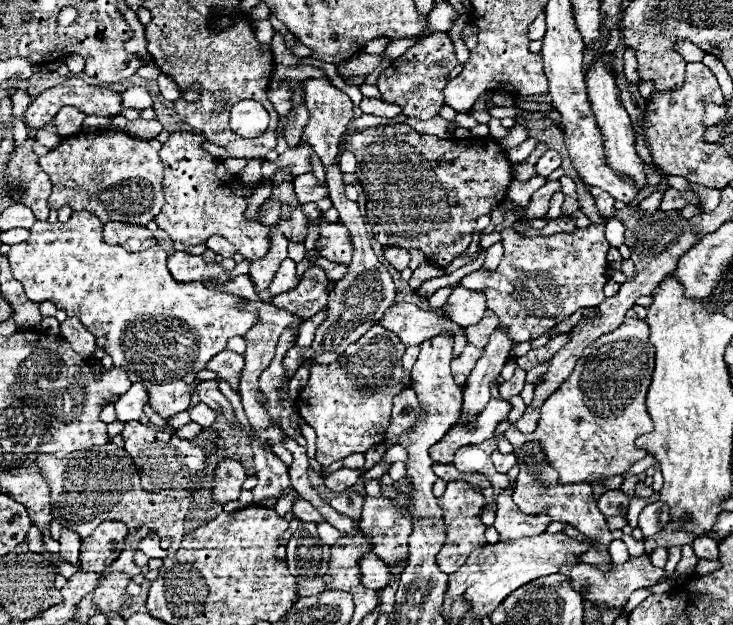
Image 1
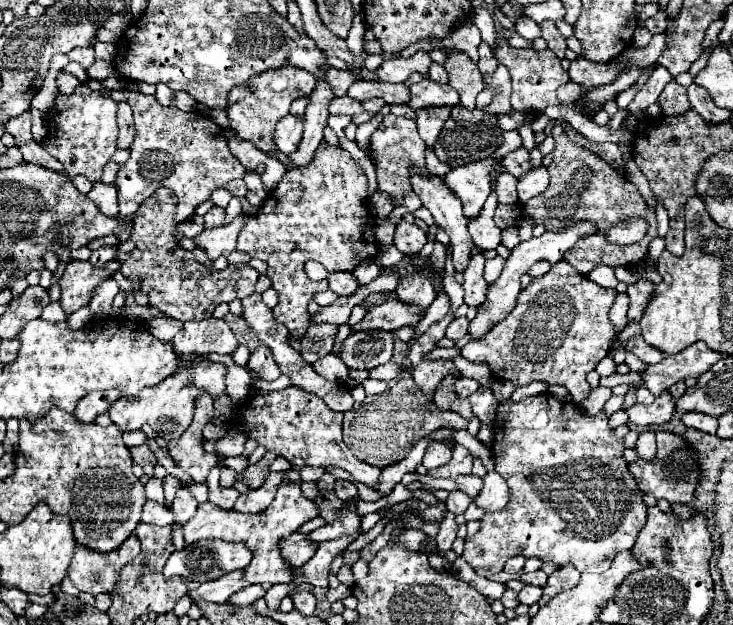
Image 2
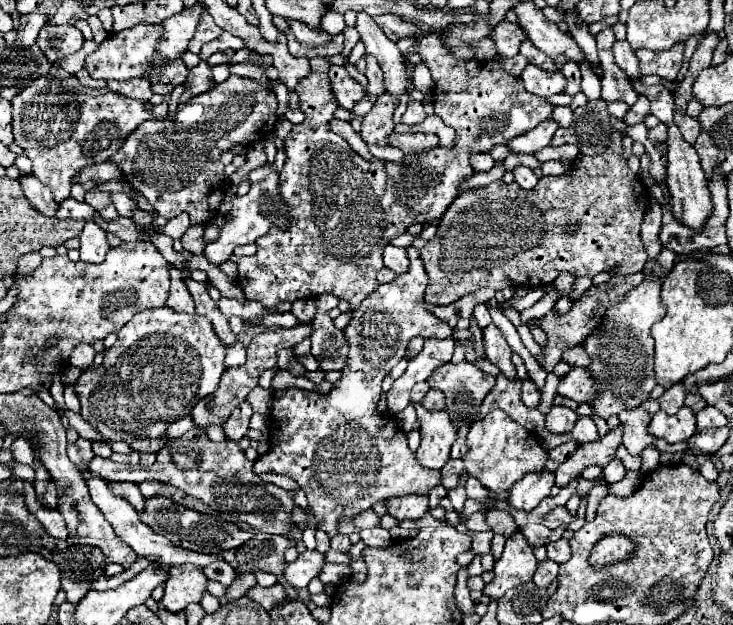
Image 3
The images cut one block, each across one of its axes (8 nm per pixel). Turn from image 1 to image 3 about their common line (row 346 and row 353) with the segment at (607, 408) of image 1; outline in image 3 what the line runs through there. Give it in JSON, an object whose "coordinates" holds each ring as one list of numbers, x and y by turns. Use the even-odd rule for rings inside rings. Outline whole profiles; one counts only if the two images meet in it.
{"coordinates":[[646,272,644,282,632,288,618,306,610,306,606,310,606,316,602,318,602,324,596,326,596,330,584,340,584,348,592,358,588,372,598,382,596,398,588,404,594,408,594,414,604,420,618,416,622,410,638,408,644,400,648,400,650,392,656,386,652,366,654,342,650,330,654,322,662,320,666,314,666,308,660,300,660,288,660,276]]}

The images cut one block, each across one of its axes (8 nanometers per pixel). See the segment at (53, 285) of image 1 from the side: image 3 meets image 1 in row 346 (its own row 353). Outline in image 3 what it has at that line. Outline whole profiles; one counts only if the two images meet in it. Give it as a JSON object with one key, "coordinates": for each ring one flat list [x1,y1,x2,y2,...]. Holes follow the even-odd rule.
{"coordinates":[[166,306,142,310,118,332,116,346,104,352,102,366,98,370,88,368,80,374,78,384,74,388,82,406,80,414,104,436,106,442,160,438,154,434,154,424,176,422,178,418,184,418,200,398,216,392,220,374,224,372,224,350,224,344,218,340,216,332,212,330,212,324,204,316,178,314]]}

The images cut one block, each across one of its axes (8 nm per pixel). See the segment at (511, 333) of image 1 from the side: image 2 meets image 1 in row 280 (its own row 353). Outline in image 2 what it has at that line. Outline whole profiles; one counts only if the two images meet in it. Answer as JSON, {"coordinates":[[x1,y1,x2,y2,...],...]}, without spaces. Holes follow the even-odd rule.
{"coordinates":[[560,260,548,274,532,278,504,322,496,324,484,340,470,340,460,354,470,362,488,364,494,378,510,380,514,386,526,386,534,380,566,386,574,404,580,404,592,390,586,374,608,354,614,336,612,322,608,320,614,298,616,290,598,286,586,276,580,276,568,262]]}

